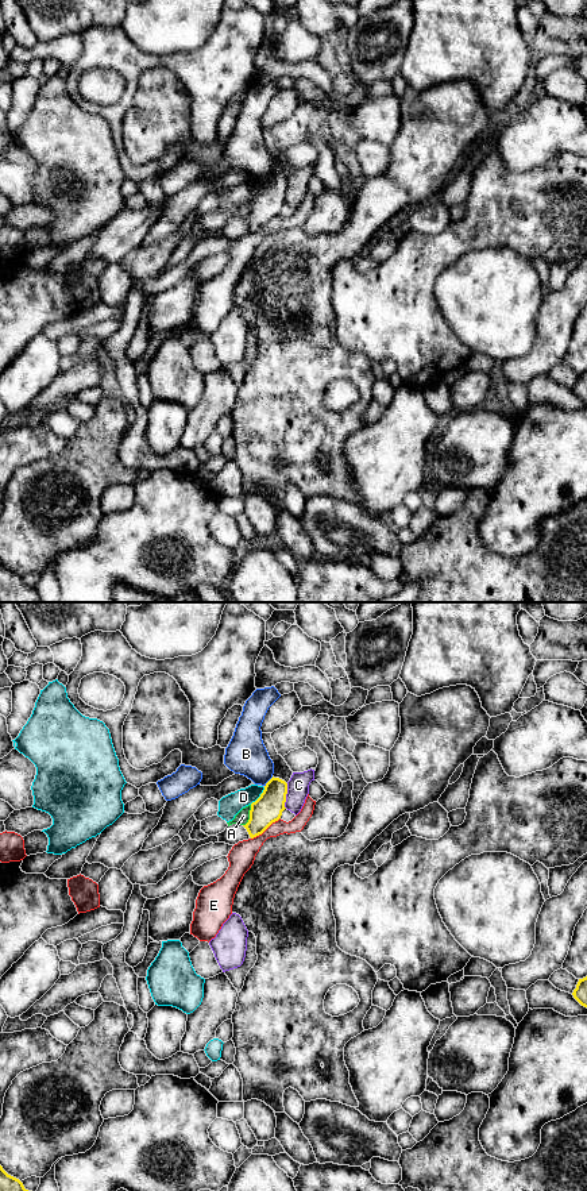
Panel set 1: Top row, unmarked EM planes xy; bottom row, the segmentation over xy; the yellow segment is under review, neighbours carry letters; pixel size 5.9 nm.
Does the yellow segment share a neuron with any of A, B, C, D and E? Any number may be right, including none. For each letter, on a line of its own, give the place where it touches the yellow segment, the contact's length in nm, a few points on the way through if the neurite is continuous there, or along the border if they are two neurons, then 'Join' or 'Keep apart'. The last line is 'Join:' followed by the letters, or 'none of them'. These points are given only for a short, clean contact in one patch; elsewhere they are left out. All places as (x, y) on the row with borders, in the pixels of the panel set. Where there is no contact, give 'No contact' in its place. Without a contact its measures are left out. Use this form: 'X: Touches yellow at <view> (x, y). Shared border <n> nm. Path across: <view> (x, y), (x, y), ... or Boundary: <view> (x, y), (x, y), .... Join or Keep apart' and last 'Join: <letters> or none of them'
A: Touches yellow at xy (250, 816). Shared border 140 nm. Boundary: xy (251, 805), (248, 820), (243, 825). Keep apart
B: Touches yellow at xy (267, 782). Shared border 80 nm. Boundary: xy (273, 777), (265, 786). Keep apart
C: Touches yellow at xy (285, 796). Shared border 150 nm. Keep apart
D: Touches yellow at xy (259, 797). Shared border 140 nm. Keep apart
E: Touches yellow at xy (265, 829). Shared border 220 nm. Keep apart
Join: none of them

